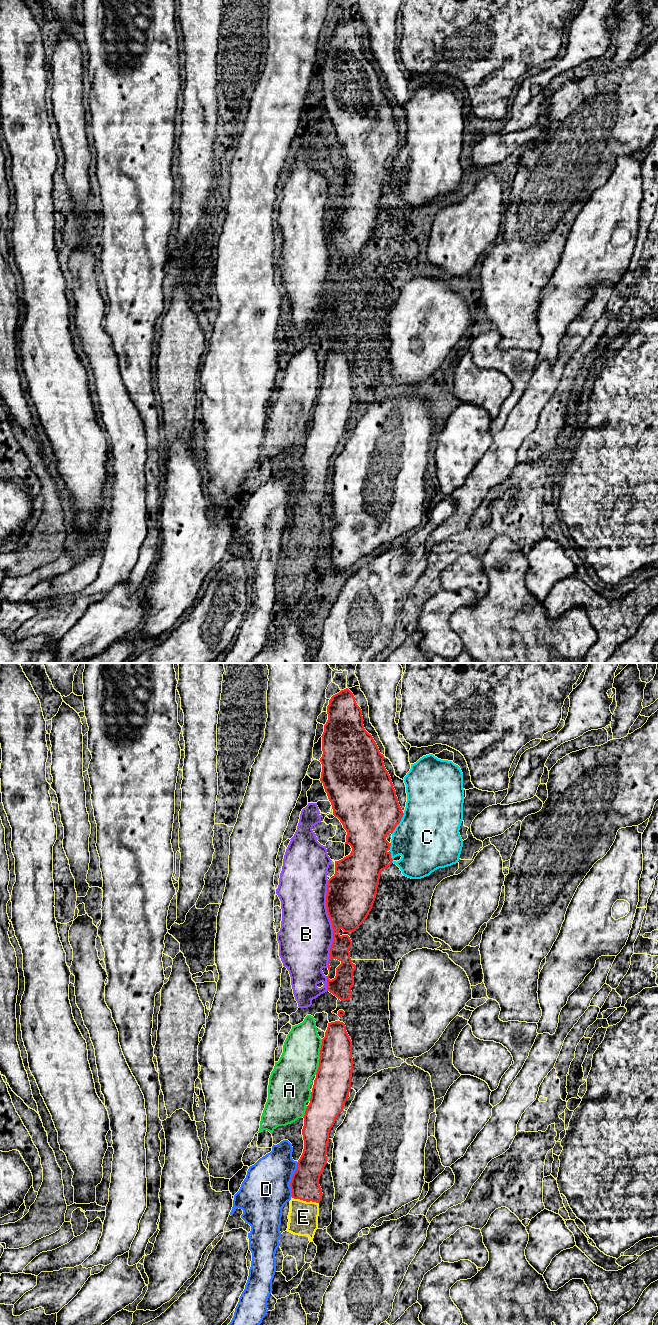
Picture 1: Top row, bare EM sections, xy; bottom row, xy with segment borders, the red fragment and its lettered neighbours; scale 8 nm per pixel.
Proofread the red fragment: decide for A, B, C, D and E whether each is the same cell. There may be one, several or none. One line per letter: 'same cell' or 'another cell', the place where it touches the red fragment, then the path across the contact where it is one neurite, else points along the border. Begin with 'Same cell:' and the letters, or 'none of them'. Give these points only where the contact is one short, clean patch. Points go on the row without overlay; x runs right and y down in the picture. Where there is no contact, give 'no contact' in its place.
Same cell: E
A: another cell; contact xy (320, 385)
B: another cell; contact xy (332, 252)
C: another cell; contact xy (399, 150)
D: another cell; contact xy (292, 507)
E: same cell; contact xy (305, 528); way xy (305, 514), (305, 528), (303, 545)

